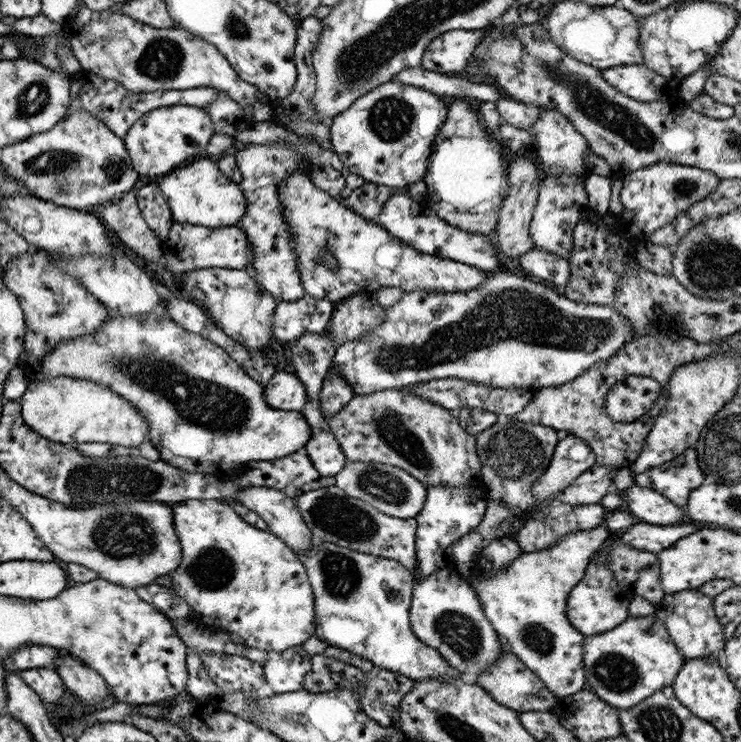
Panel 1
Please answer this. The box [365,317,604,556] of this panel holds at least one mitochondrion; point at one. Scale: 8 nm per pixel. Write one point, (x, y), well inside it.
(513, 453)

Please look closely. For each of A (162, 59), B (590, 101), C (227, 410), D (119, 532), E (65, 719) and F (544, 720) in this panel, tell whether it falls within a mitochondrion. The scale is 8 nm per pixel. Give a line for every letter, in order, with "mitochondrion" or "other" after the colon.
A: mitochondrion
B: mitochondrion
C: mitochondrion
D: mitochondrion
E: other
F: other

